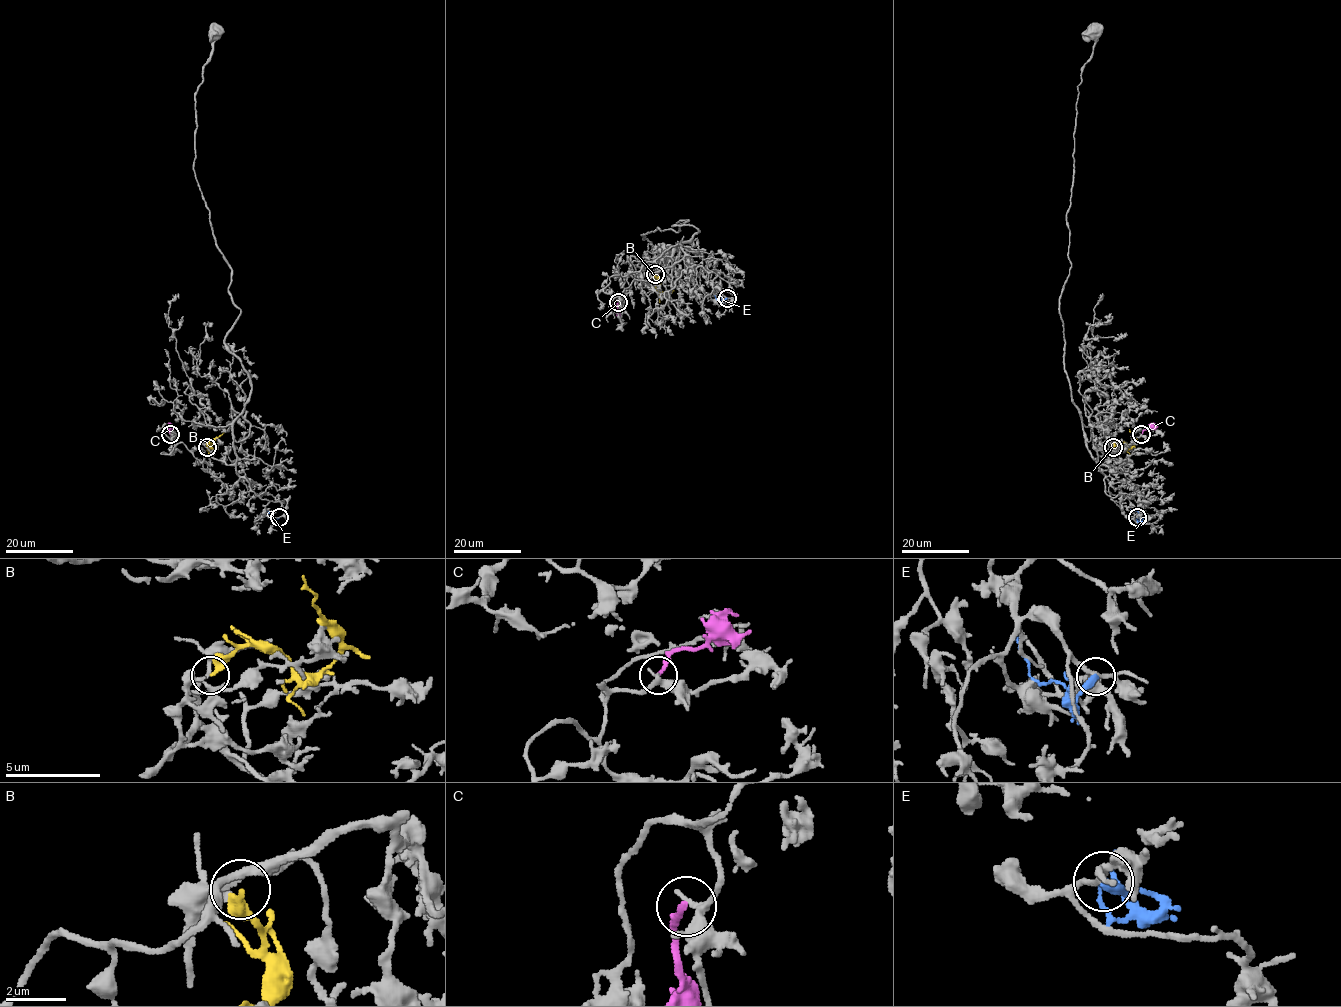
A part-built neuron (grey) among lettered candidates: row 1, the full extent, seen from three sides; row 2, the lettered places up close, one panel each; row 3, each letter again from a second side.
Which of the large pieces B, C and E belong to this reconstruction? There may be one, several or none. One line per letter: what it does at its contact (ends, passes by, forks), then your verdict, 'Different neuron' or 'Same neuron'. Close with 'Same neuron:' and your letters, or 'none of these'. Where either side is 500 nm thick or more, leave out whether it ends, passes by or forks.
B: It passes by. Different neuron
C: It ends there. Different neuron
E: It ends there. Different neuron
Same neuron: none of these

